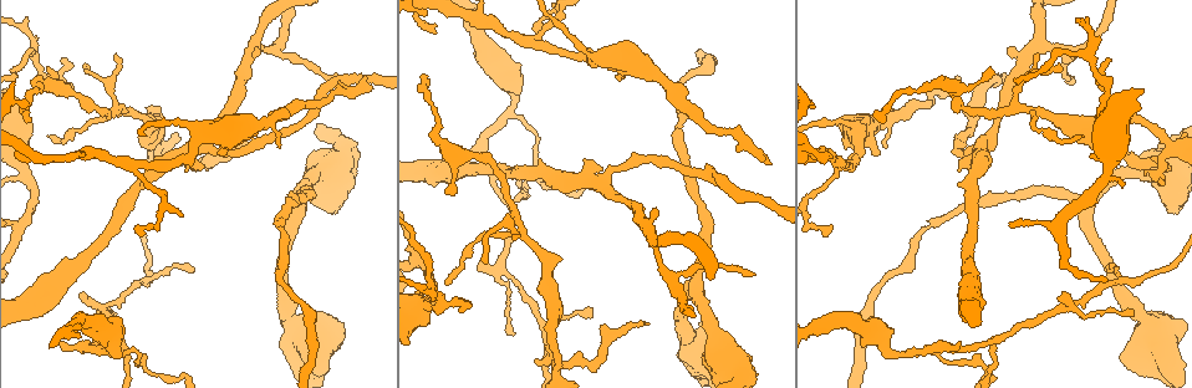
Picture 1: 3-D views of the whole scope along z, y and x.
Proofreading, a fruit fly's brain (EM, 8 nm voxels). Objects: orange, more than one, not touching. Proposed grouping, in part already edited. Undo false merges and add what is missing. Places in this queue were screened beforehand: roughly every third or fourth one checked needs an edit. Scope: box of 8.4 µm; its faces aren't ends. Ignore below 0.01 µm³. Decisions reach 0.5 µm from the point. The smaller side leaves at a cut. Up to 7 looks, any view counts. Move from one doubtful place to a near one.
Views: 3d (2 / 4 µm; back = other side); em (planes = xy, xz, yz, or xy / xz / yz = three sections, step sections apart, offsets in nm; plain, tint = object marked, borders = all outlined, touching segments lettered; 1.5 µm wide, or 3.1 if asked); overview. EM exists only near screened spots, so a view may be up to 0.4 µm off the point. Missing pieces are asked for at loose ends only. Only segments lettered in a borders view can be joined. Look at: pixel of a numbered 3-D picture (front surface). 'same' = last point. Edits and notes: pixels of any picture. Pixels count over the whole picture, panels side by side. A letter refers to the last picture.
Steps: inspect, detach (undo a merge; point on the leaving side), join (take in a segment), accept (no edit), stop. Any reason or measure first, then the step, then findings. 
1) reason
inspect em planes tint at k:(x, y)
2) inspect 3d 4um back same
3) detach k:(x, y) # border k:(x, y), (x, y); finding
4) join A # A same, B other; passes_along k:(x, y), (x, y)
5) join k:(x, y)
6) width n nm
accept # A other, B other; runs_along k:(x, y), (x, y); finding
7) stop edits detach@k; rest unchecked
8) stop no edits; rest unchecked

tapers out
inspect 3d 4um at 1:(1157, 183)

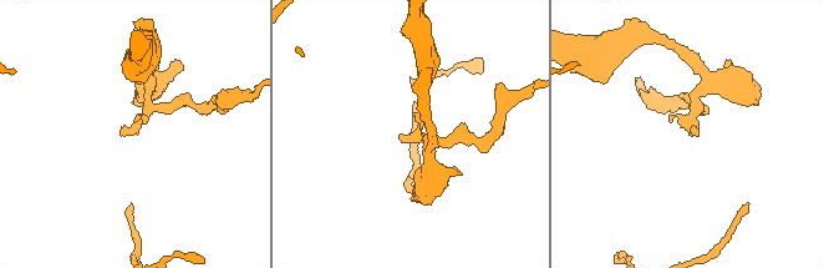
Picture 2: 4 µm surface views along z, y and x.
now the EM
inspect em planes tint at 2:(119, 130)

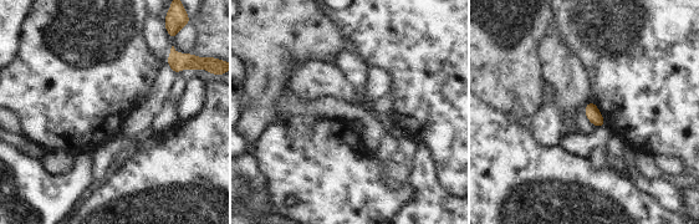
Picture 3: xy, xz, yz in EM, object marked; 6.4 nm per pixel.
inspect em planes borders same

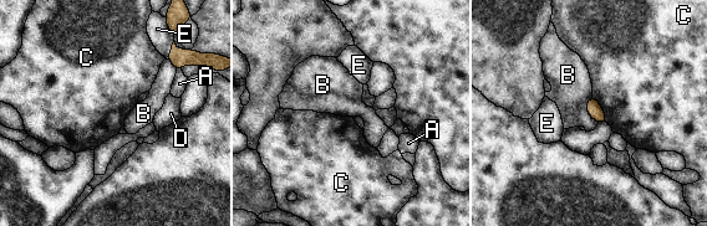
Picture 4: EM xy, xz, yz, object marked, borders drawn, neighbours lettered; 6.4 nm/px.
accept # A other, B other, C other, D other, E other; no lettered segment goes on from it

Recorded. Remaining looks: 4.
calibre changes
inspect 3d 4um at 1:(1103, 105)

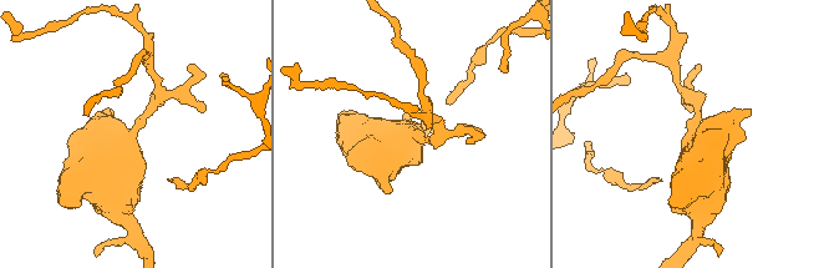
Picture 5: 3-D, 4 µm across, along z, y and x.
inspect em planes borders at 5:(408, 135)

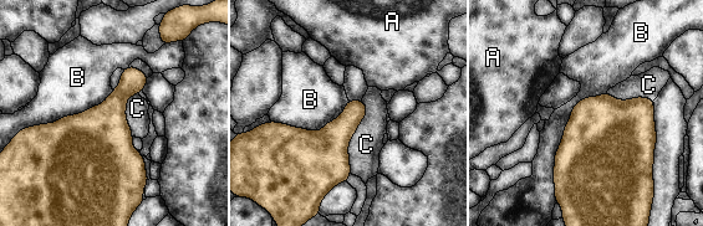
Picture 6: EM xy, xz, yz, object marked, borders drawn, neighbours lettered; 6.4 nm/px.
accept # A other, B other, C other; border 6:(362, 101), (350, 173); continuous, no second neuron

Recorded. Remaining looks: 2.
stop no edits; rest unchecked

